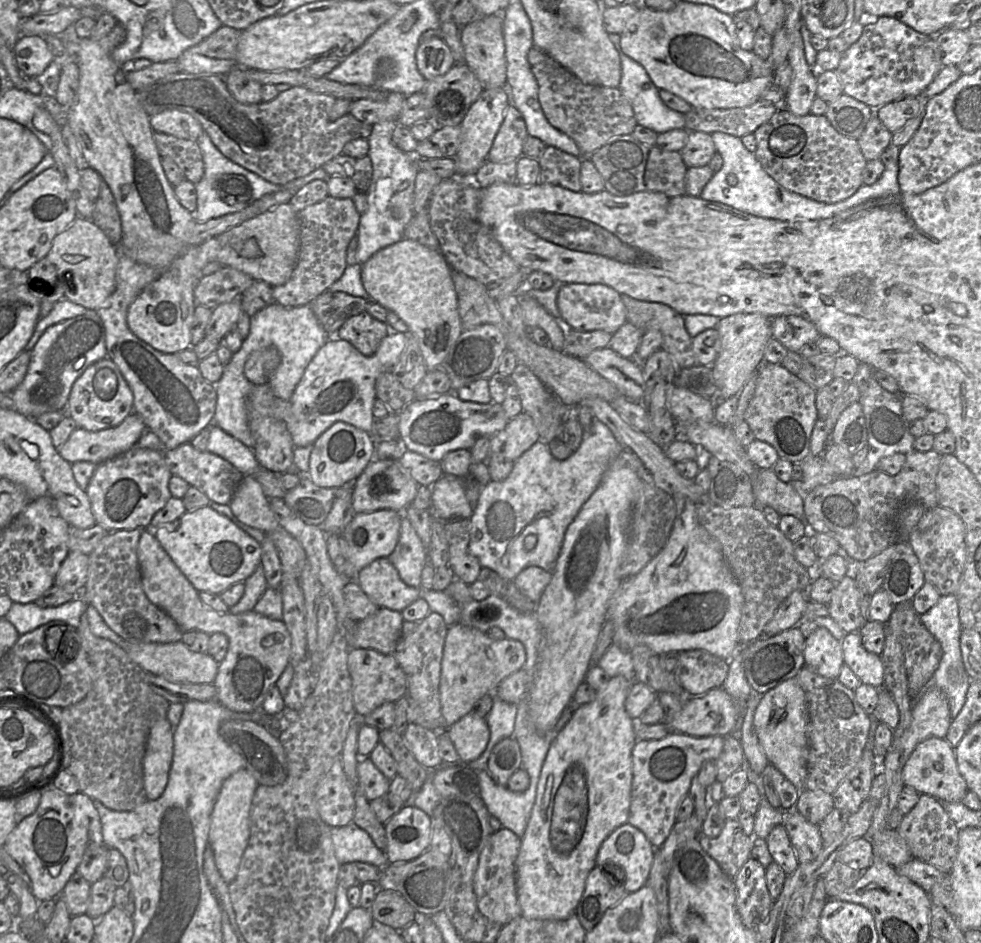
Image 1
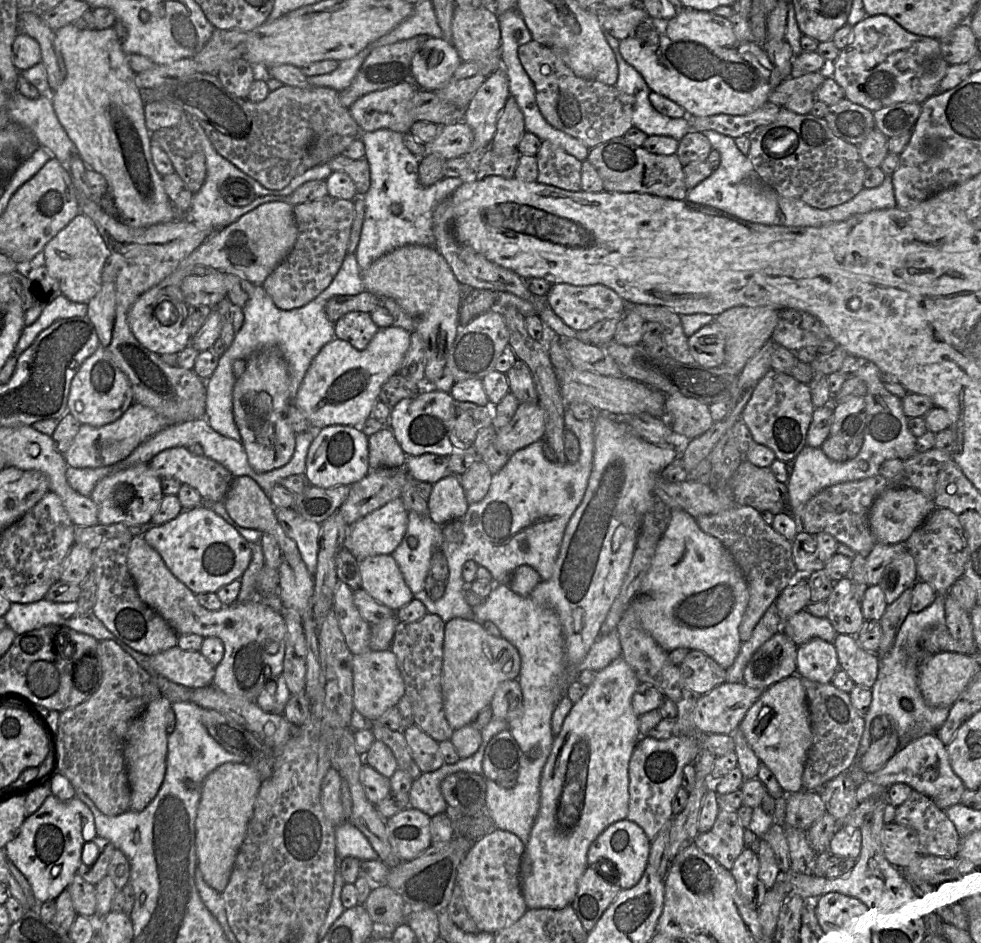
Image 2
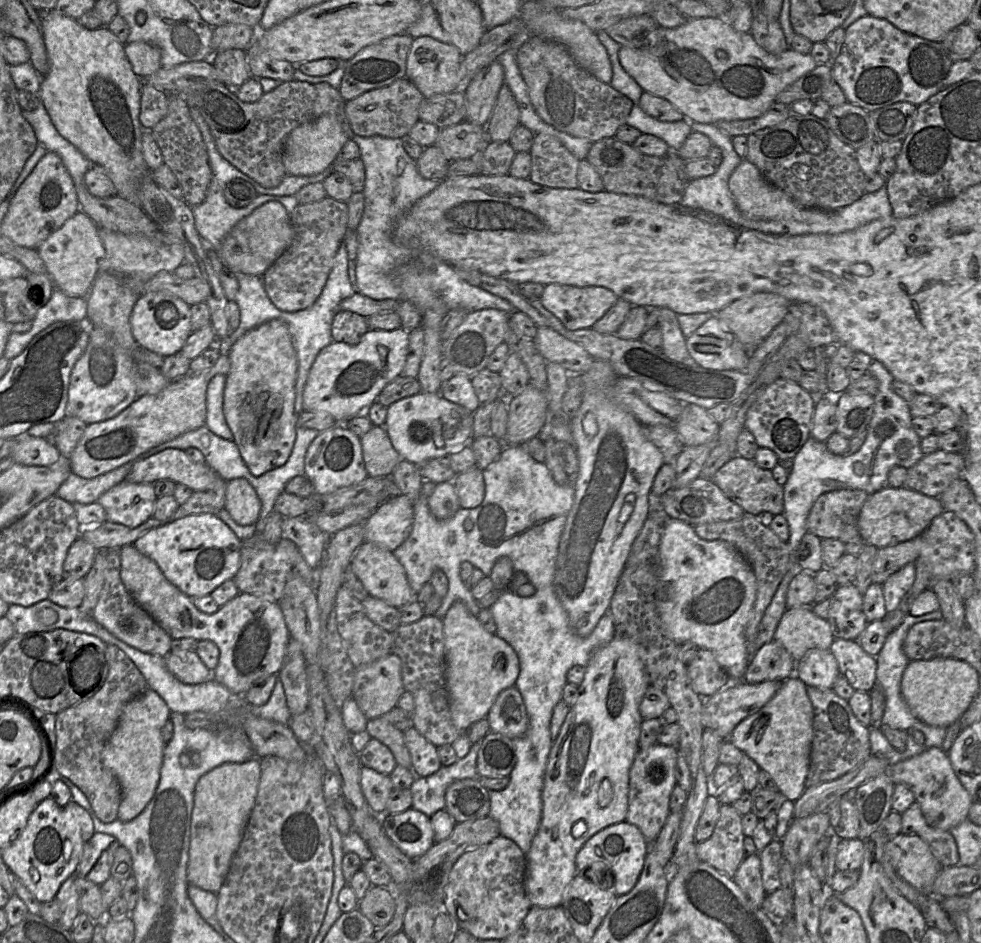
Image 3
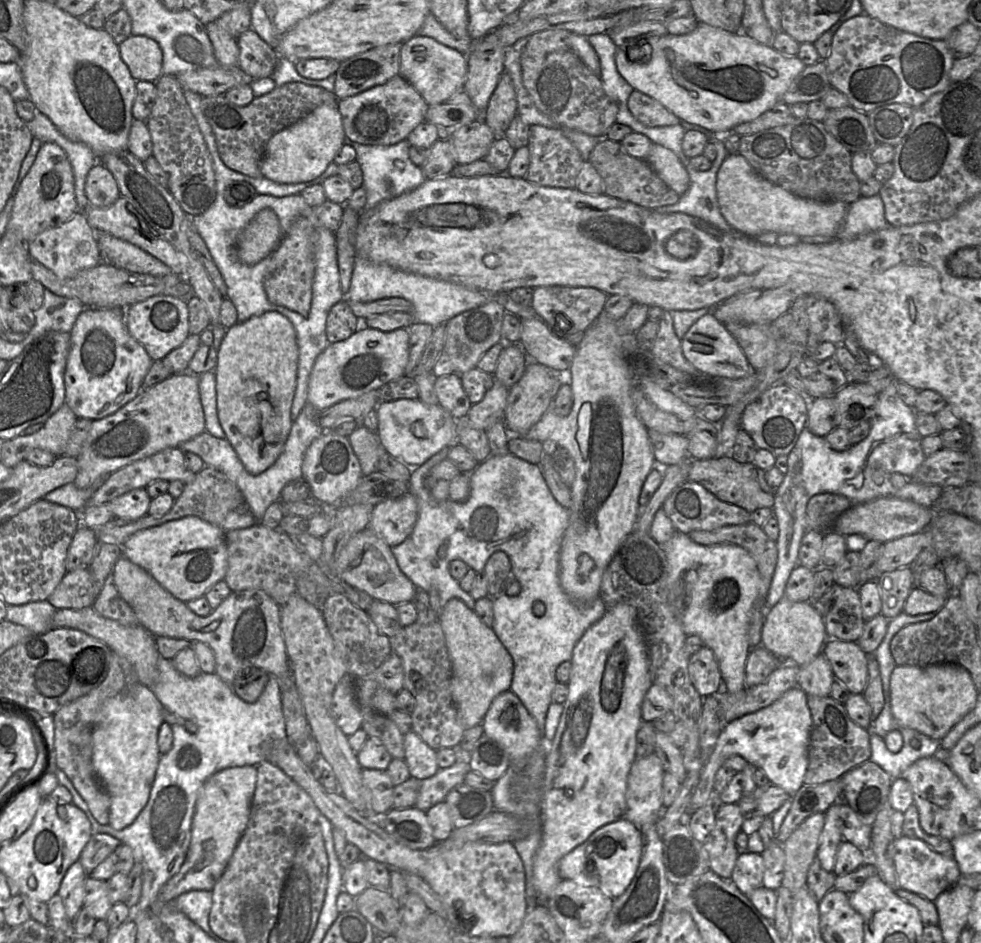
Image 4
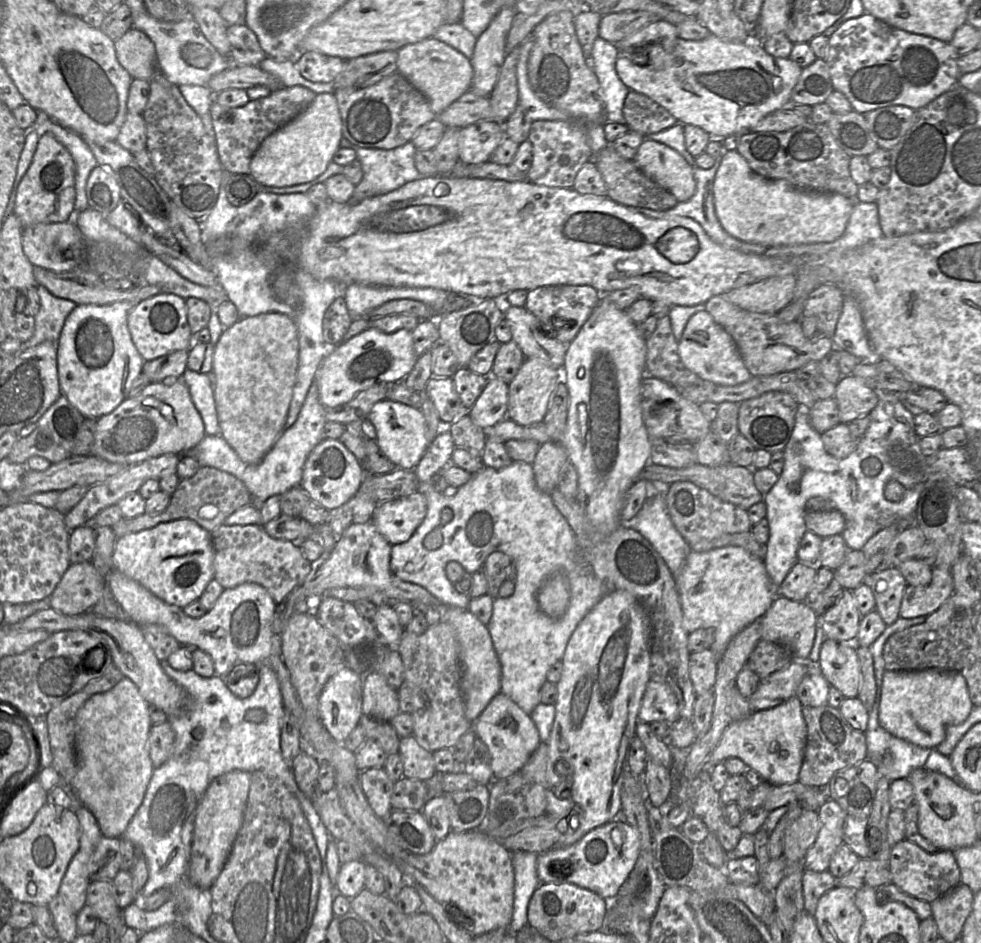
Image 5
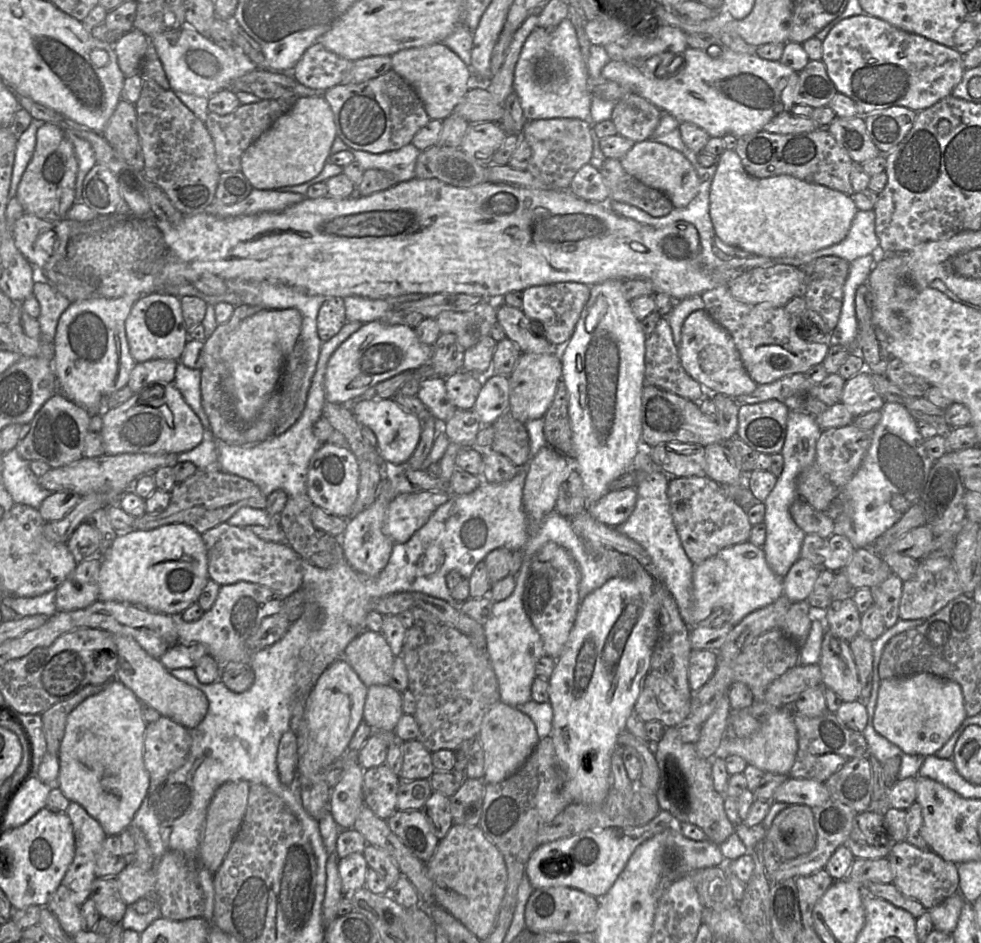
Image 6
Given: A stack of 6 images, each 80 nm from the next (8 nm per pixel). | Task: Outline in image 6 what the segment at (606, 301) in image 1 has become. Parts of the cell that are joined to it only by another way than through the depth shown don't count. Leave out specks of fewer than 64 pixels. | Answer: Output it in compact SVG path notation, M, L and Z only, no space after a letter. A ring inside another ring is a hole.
M560 282L554 284L546 284L540 286L532 286L523 291L523 303L521 310L526 317L533 321L533 325L538 322L540 324L540 330L536 327L538 335L544 336L553 346L560 349L562 348L571 338L575 326L580 318L581 312L589 300L591 286L577 282Z

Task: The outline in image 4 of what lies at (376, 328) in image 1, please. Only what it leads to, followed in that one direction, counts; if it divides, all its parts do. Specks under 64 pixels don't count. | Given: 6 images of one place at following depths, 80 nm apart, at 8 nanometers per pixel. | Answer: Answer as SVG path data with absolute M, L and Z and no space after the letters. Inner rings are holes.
M346 298L336 303L326 320L328 344L344 341L358 331L358 318L351 310Z

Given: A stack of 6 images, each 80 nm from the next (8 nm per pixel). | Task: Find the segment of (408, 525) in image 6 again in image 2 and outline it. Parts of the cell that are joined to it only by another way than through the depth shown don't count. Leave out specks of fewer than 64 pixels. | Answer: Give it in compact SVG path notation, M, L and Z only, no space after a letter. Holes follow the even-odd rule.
M396 498L350 526L344 542L355 558L361 560L379 554L391 555L401 543L408 526L409 511L402 498Z

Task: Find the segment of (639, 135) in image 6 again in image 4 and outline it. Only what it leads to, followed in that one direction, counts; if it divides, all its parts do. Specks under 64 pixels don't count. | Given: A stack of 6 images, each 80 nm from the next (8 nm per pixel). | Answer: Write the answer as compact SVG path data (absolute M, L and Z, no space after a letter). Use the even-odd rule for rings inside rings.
M638 90L630 94L628 108L638 121L648 127L671 126L682 121L659 101Z

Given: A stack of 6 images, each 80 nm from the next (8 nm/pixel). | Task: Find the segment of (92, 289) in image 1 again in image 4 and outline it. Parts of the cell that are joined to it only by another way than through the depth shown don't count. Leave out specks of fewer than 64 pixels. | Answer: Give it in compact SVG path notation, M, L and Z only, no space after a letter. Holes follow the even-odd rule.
M77 211L63 224L47 229L26 243L32 260L51 270L59 278L71 278L79 271L97 266L101 262L95 230L88 223L83 211Z

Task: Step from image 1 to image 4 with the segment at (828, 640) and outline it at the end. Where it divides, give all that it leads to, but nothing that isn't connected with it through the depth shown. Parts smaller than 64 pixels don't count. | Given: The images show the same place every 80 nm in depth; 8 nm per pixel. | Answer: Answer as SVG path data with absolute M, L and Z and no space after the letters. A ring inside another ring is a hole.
M821 653L808 664L799 667L796 685L806 695L826 697L830 695L834 679L831 665L823 653Z

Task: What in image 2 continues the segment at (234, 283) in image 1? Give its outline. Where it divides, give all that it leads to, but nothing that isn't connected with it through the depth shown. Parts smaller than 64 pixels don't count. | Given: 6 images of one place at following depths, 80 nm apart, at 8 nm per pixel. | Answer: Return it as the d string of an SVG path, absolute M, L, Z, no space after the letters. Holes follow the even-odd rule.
M215 269L203 276L184 278L180 288L187 304L215 308L222 299L227 298L224 277L223 272Z

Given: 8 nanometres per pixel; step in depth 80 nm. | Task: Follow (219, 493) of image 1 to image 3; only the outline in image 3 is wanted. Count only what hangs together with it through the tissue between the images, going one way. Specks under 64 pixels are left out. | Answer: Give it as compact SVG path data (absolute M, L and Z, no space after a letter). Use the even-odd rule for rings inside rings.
M167 448L137 461L125 480L150 484L159 480L171 480L189 487L192 491L205 491L217 476L219 475L205 462L196 463L185 451Z

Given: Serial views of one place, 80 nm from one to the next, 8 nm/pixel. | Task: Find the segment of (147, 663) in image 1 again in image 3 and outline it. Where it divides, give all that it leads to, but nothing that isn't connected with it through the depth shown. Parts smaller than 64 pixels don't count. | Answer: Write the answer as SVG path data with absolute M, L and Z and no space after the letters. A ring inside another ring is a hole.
M193 650L168 653L165 657L168 671L185 684L200 684L212 678L210 671Z

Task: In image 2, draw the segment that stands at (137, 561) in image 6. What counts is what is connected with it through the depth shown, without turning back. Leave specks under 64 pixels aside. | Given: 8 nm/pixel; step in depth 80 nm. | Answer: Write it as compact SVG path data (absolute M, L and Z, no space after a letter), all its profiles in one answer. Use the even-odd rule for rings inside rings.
M209 505L183 510L166 523L150 525L144 529L142 536L161 556L170 572L195 595L215 593L233 580L239 580L252 554L251 543L217 515Z

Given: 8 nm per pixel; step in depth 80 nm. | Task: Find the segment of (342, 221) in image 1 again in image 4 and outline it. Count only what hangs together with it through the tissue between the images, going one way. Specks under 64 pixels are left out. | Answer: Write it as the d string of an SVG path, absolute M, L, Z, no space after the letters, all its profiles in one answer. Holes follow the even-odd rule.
M326 200L320 206L312 207L310 216L294 220L286 235L270 254L270 265L264 277L264 291L268 300L307 317L312 300L312 283L316 268L317 228L327 228L335 233L341 223L344 205Z

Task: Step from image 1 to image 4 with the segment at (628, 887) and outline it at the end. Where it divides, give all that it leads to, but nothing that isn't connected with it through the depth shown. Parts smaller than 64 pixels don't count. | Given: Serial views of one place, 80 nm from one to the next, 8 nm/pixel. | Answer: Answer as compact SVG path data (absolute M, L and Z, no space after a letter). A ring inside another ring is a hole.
M624 818L597 829L559 863L561 879L573 880L581 886L596 887L615 900L630 885L639 866L642 839L638 828Z

